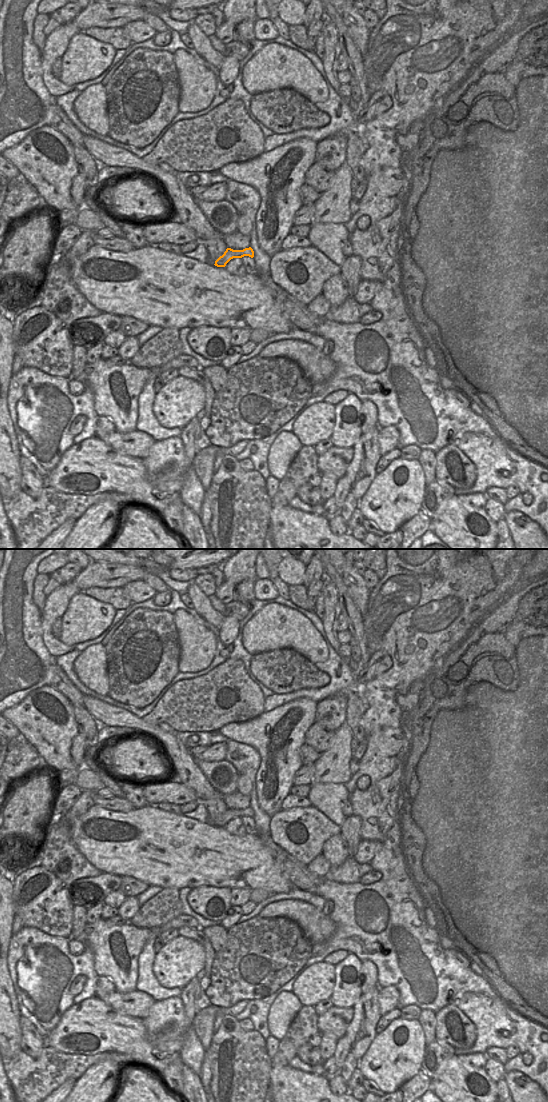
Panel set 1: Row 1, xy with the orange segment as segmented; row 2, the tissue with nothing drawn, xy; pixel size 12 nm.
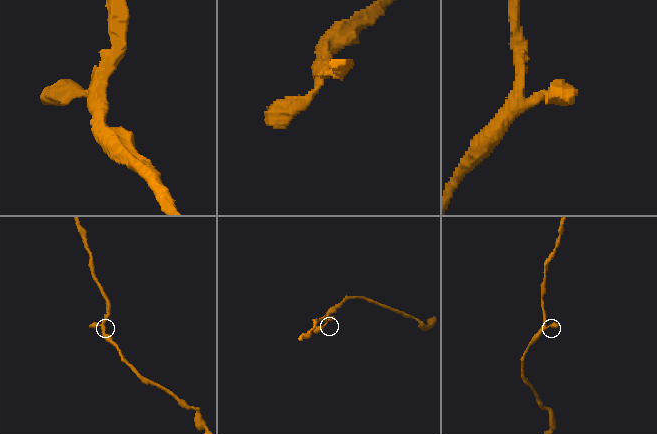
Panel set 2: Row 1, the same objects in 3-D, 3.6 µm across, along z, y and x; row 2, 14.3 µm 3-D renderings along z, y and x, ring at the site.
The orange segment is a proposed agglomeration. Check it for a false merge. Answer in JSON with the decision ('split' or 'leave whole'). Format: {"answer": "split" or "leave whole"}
{"answer": "leave whole"}

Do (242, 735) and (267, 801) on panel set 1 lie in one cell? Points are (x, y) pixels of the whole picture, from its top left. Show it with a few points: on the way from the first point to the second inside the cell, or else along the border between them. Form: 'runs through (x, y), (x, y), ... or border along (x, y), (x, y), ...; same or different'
runs through (260, 746), (265, 751), (262, 783); same

